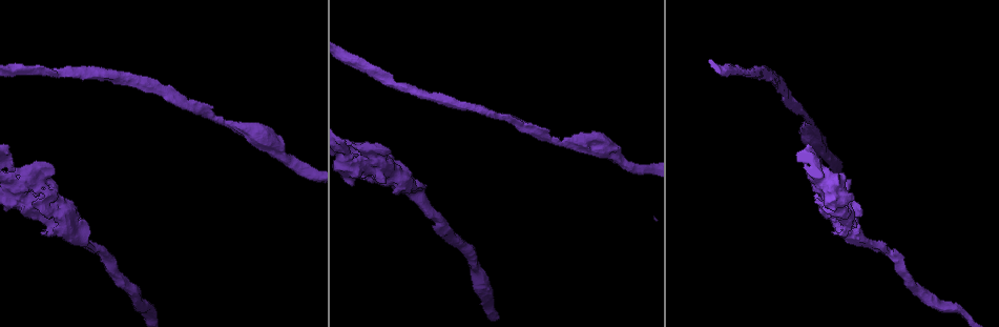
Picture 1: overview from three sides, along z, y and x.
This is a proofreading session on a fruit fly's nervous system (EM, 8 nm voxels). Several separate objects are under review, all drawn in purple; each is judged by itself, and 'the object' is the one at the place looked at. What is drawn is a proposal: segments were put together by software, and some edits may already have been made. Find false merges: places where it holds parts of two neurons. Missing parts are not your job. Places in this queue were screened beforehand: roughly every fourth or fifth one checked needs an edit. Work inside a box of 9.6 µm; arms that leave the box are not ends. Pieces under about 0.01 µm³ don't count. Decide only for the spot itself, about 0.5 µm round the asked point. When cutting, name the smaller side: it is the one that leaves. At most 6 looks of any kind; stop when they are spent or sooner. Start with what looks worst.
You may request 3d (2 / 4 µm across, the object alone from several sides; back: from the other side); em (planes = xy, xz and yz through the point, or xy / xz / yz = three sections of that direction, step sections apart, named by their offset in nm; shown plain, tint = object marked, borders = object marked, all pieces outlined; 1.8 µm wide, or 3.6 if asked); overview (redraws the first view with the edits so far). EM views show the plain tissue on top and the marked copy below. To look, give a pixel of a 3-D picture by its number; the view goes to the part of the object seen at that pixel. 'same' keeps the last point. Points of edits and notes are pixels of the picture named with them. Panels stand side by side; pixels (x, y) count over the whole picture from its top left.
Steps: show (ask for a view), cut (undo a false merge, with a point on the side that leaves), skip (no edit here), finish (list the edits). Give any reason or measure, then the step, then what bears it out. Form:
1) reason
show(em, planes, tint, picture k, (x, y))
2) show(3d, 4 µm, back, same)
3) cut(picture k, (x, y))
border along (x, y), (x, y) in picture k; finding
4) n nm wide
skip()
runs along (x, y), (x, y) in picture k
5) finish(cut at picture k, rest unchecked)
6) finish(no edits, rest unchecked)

looks like a crossing
show(em, planes, tint, picture 1, (359, 156))

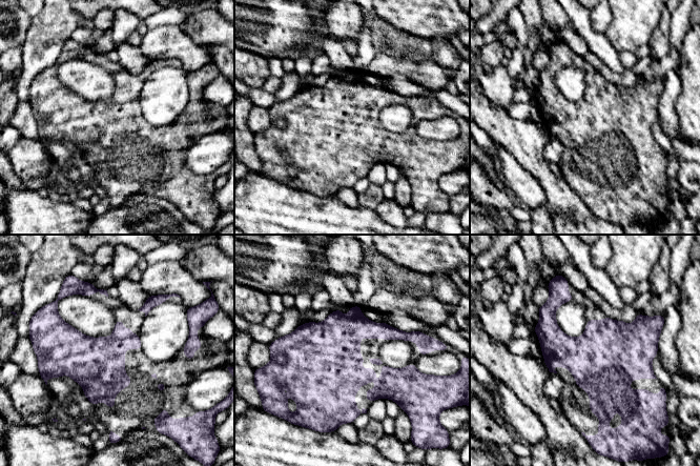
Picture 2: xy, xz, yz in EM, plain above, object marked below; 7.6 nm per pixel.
skip()
all the same neuron

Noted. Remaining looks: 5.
sudden change in width
show(3d, 4 µm, back, picture 1, (75, 239))

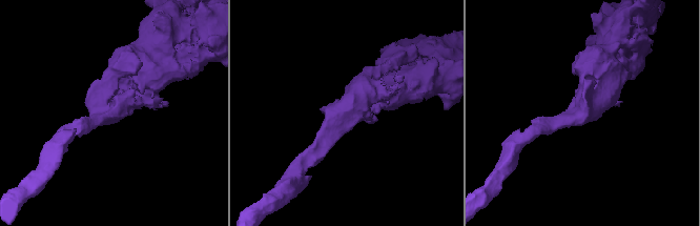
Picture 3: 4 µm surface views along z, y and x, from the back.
arms of 220, 420 nm
show(em, planes, tint, picture 3, (113, 108))

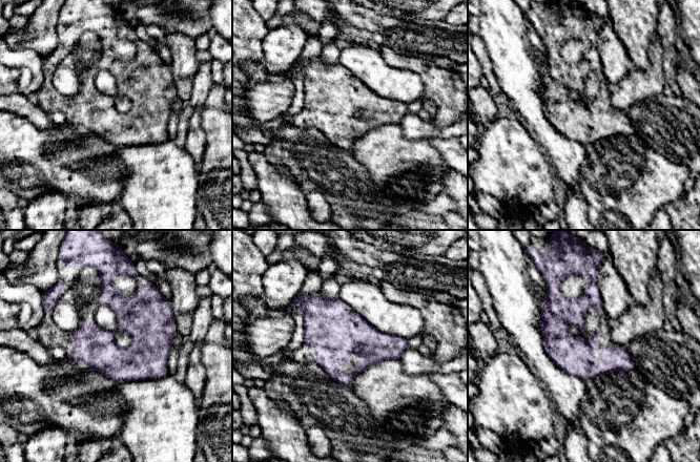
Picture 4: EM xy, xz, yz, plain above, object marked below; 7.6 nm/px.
skip()
one neuron here

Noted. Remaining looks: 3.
show(3d, 4 µm, picture 1, (808, 130))

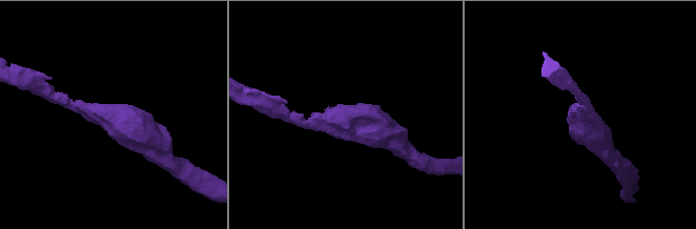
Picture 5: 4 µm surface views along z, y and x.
arms of 160, 500 nm; now the EM
show(em, planes, tint, picture 5, (104, 113))

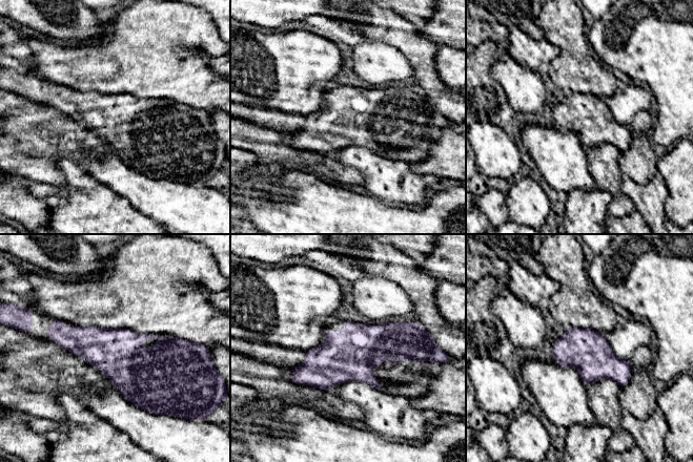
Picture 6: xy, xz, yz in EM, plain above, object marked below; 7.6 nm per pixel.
skip()
continuous, no second neuron

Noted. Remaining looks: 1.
finish(no edits, rest unchecked)

